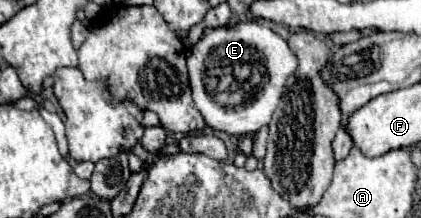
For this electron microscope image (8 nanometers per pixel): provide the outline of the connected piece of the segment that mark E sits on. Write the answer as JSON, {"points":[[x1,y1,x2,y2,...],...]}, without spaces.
{"points":[[240,22,234,26,208,28,200,42,188,54,188,76,194,98,194,108,202,114,212,130,226,132,228,136,252,136,272,118,272,112,282,96,286,78,296,70,296,56,290,52,286,40,260,22]]}

